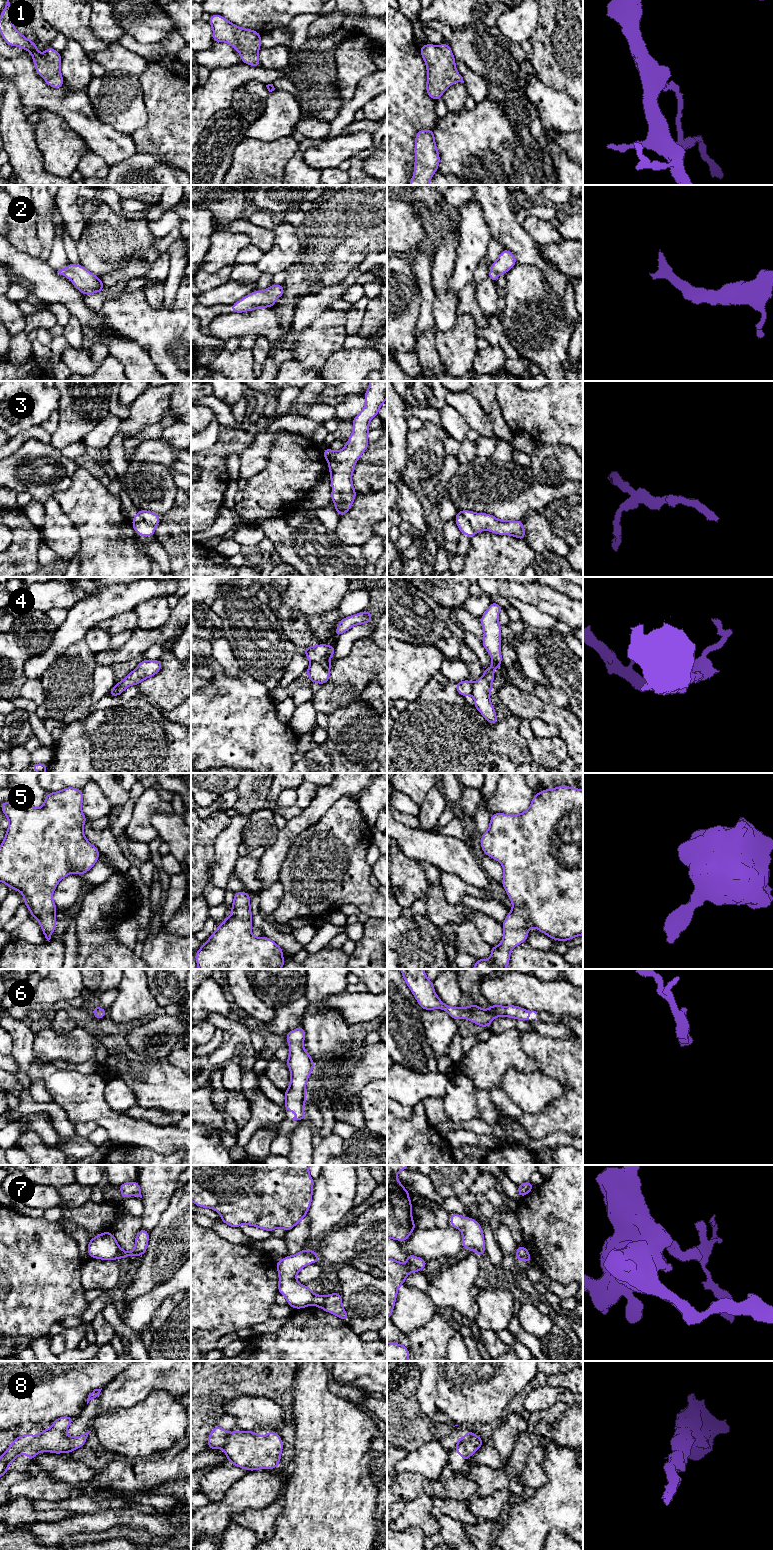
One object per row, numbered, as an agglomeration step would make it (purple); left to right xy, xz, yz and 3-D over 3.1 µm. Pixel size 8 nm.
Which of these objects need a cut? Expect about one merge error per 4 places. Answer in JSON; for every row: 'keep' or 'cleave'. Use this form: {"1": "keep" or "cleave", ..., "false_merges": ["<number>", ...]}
{"1": "keep", "2": "keep", "3": "keep", "4": "cleave", "5": "keep", "6": "keep", "7": "cleave", "8": "cleave", "false_merges": ["4", "7", "8"]}

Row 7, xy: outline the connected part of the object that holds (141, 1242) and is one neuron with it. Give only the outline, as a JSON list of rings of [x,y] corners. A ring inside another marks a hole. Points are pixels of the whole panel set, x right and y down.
[[[142,1228],[136,1235],[133,1250],[131,1252],[126,1252],[125,1250],[120,1248],[118,1252],[118,1259],[122,1259],[129,1256],[141,1257],[147,1250],[148,1241],[149,1241],[149,1232]]]

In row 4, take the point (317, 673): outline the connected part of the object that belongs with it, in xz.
[[[311,662],[306,673],[309,676],[309,682],[317,682],[320,685],[327,683],[330,677],[329,670],[317,662]]]

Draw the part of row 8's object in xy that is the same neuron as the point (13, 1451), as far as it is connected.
[[[30,1431],[23,1436],[17,1436],[0,1456],[0,1477],[9,1470],[9,1464],[18,1458],[21,1451],[36,1438],[36,1436],[30,1434]]]

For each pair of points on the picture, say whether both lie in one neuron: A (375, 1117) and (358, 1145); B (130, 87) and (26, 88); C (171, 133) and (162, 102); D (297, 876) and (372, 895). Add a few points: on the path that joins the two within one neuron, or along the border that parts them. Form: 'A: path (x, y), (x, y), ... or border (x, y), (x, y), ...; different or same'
A: border (365, 1126), (376, 1134); different
B: border (85, 91), (95, 113); different
C: path (171, 125), (170, 110); same
D: path (316, 876), (342, 876), (353, 886); same

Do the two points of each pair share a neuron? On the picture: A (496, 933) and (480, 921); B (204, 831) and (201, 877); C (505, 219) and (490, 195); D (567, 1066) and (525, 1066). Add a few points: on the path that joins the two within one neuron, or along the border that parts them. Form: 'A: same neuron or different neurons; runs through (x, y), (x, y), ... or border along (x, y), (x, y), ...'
A: same neuron; runs through (492, 932), (484, 924)
B: same neuron; runs through (201, 842), (201, 866)
C: same neuron; runs through (499, 213), (495, 201)
D: different neurons; border along (522, 1048), (536, 1062), (540, 1070)

